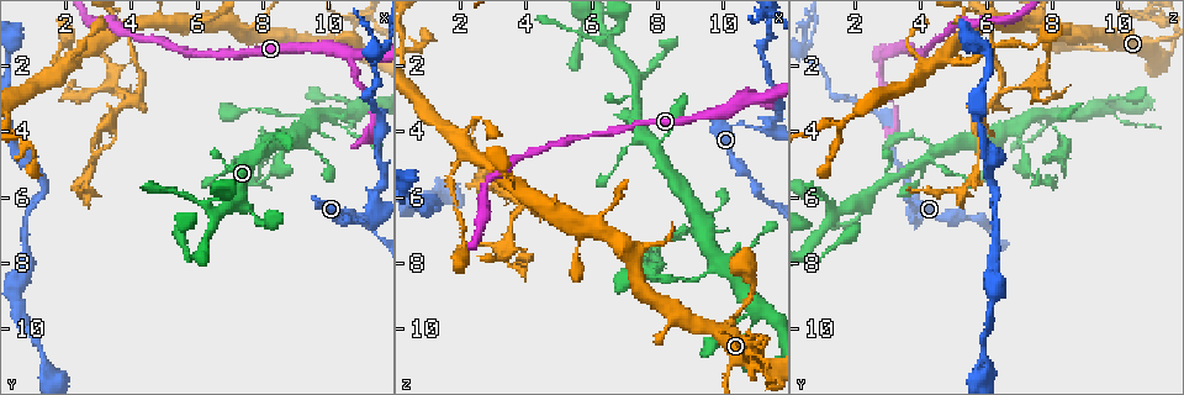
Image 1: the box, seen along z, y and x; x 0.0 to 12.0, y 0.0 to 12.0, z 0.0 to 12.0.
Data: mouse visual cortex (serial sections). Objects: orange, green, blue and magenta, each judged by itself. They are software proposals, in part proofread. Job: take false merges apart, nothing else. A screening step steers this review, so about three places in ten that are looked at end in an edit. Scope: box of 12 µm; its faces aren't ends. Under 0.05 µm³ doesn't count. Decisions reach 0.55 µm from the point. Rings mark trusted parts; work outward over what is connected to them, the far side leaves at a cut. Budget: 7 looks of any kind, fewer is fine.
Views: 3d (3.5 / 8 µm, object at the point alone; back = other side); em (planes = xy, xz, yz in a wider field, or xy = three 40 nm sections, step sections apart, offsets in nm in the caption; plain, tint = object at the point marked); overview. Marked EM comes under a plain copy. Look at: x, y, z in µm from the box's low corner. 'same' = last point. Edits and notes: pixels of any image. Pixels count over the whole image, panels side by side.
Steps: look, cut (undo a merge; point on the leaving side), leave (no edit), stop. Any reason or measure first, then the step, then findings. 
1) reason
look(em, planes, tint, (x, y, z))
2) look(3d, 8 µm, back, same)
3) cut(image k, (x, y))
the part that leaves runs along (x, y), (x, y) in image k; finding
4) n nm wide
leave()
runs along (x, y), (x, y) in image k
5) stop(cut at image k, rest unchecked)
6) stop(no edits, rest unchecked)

calibre changes
look(3d, 8 µm, (11.4, 6.7, 3.9))

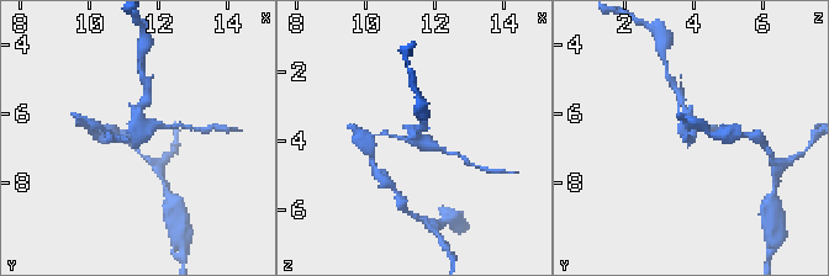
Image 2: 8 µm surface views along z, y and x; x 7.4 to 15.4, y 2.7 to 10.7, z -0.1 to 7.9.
closer look
look(3d, 3.5 µm, (11.3, 6.7, 3.9))

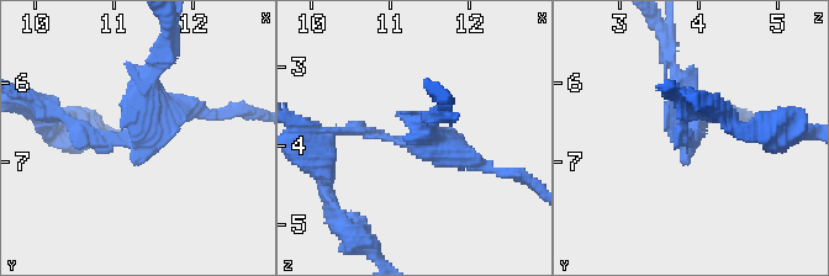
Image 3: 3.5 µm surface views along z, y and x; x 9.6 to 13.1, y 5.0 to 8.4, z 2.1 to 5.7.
3 arms; arms of 150, 300, 300 nm; now the EM
look(em, xy, step 3, tint, (11.30, 6.70, 3.95))

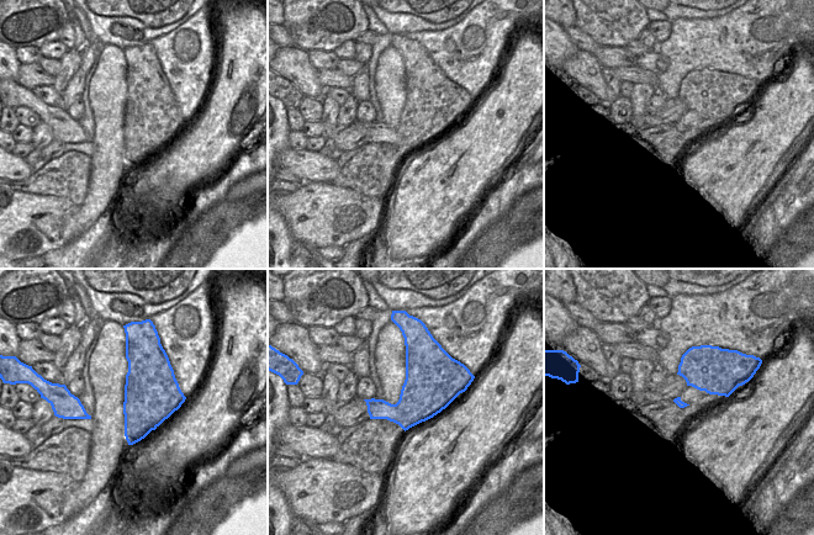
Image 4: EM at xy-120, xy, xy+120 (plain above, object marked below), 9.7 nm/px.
leave()
runs along (69, 122), (138, 137), (160, 65) in image 3; one cell here

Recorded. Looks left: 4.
a fork
look(em, xy, step 1, tint, (9.3, 3.8, 6.8))

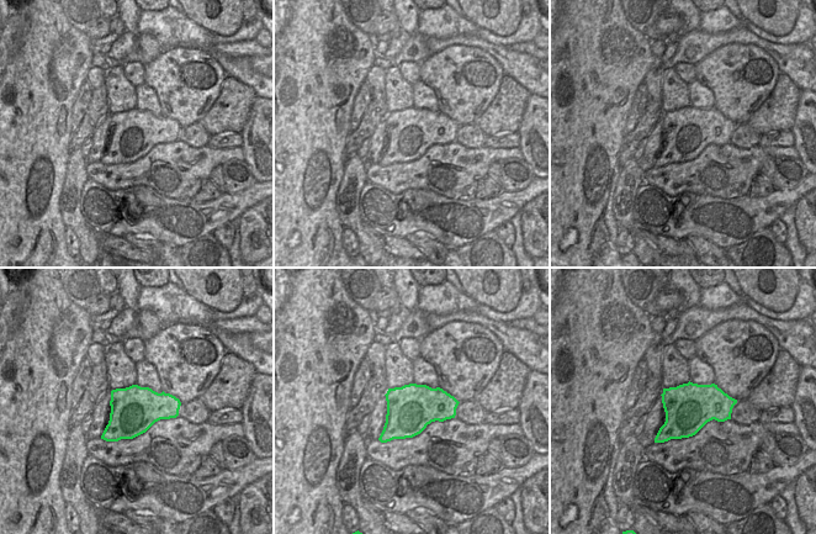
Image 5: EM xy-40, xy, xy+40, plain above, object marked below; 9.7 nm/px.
look(3d, 3.5 µm, same)

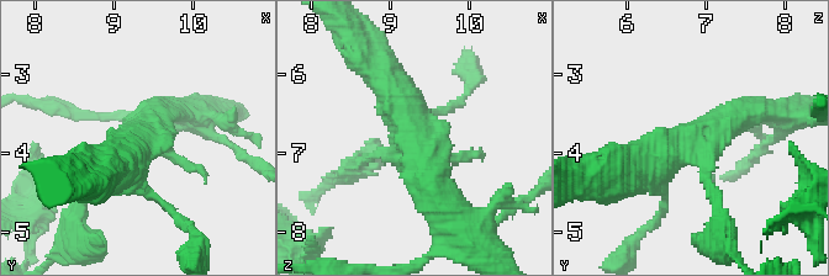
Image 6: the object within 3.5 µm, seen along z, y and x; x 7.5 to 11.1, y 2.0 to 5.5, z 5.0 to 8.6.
leave()
all the same cell

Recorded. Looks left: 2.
a fork
look(3d, 3.5 µm, (10.6, 1.6, 3.0))

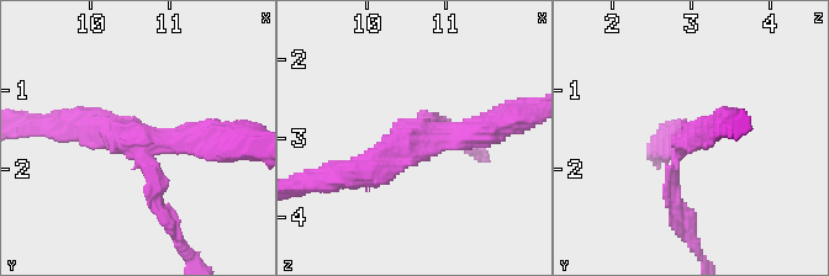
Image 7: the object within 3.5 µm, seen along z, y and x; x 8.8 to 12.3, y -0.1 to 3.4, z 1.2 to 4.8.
3 arms; arms of 150, 300, 300 nm
look(em, xy, step 1, tint, (10.55, 1.55, 3.00))

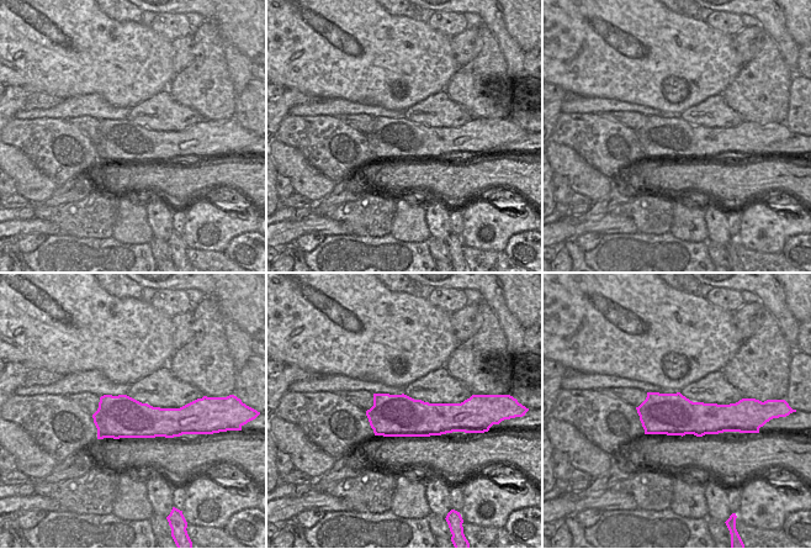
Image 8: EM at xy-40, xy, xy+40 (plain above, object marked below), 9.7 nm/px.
cut(image 7, (676, 210))
the part that leaves runs along (670, 169), (698, 255) in image 7; two cells meet here

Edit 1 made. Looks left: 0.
stop(cut at image 7, rest unchecked)

